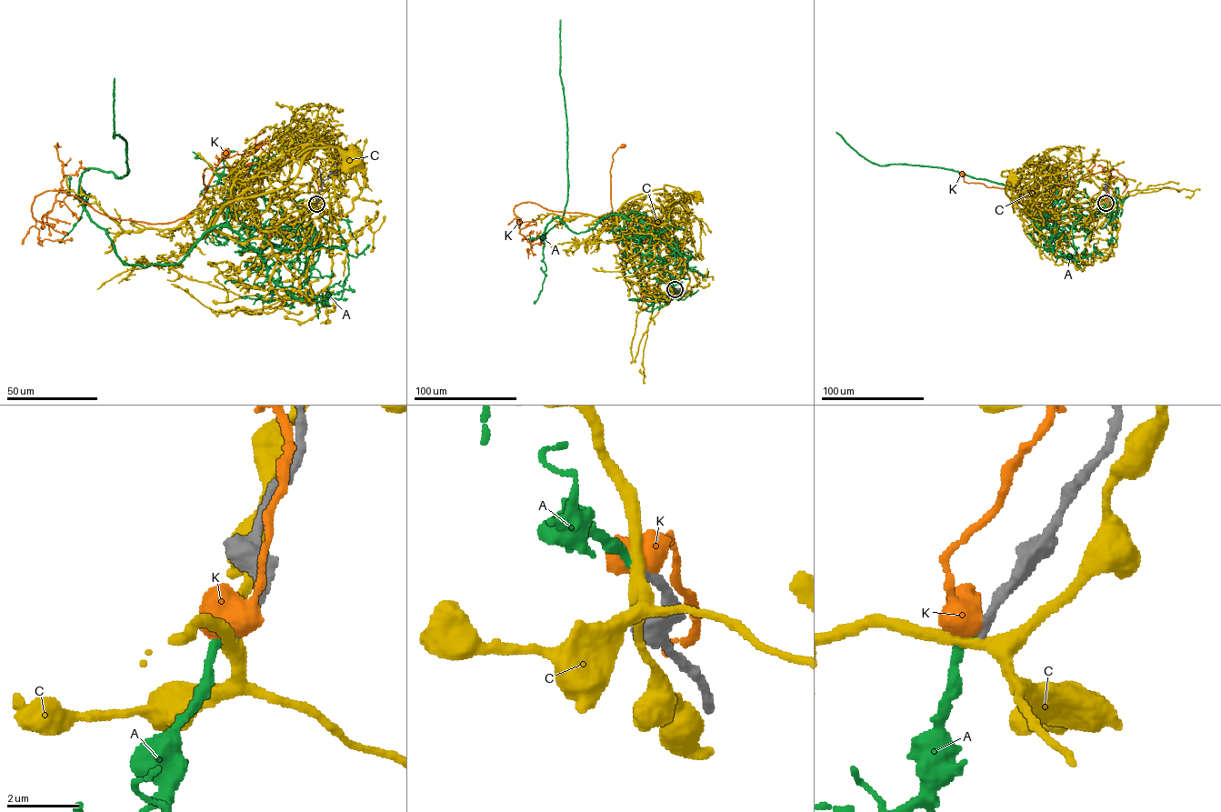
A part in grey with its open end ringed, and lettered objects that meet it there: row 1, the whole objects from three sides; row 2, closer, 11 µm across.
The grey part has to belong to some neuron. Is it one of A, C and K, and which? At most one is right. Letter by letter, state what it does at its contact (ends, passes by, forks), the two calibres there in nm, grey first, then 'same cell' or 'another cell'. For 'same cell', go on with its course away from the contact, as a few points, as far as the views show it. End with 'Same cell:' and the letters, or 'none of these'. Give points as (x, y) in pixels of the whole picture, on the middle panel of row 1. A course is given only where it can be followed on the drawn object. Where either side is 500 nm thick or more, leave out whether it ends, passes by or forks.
A: it ends there; 260 nm thick on the grey side, 240 nm on the other; same cell; it runs (675, 289), (655, 247), (620, 215), (578, 233), (555, 217), (540, 239), (562, 219), (568, 191), (560, 20)
C: it forks there; 280 nm thick on the grey side, 360 nm on the other; another cell
K: 300 nm thick on the grey side, 750 nm on the other; another cell
Same cell: A

